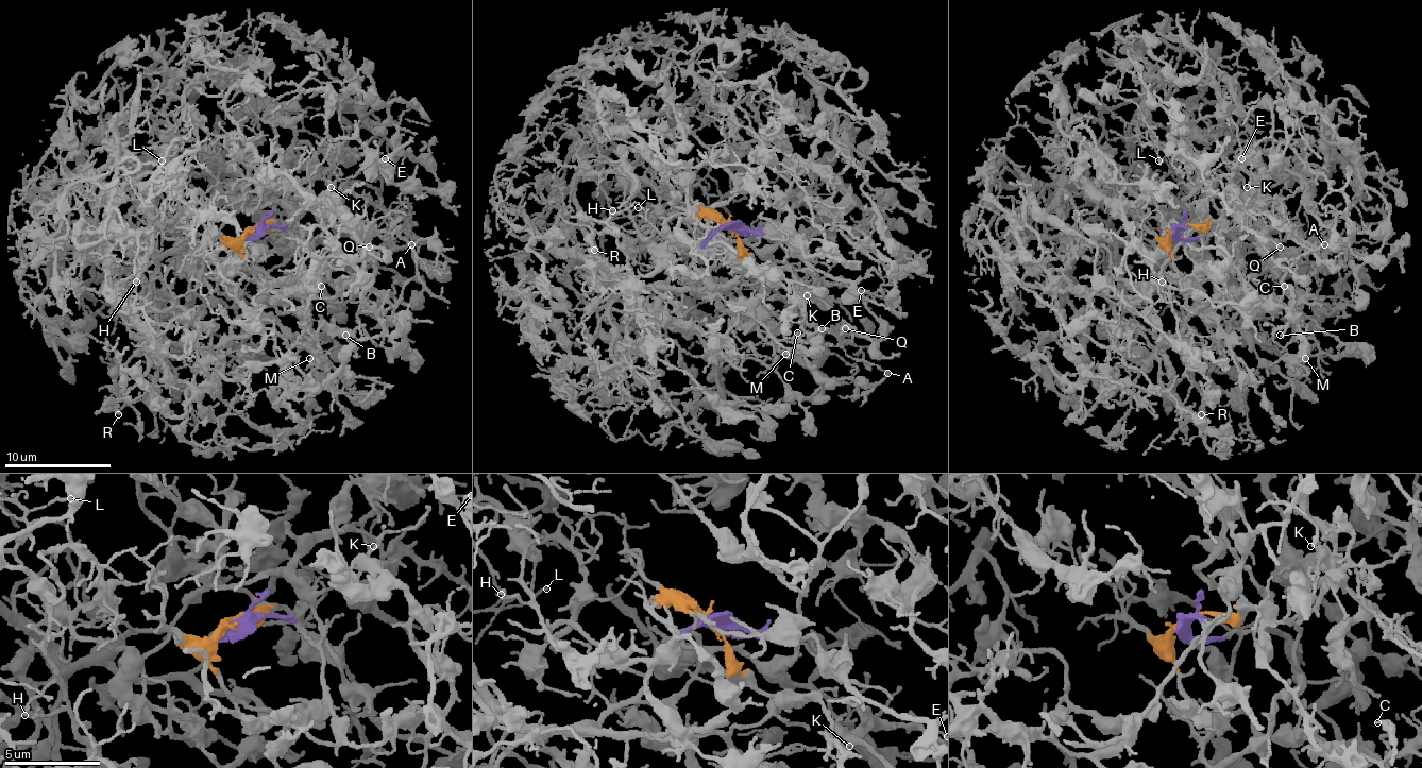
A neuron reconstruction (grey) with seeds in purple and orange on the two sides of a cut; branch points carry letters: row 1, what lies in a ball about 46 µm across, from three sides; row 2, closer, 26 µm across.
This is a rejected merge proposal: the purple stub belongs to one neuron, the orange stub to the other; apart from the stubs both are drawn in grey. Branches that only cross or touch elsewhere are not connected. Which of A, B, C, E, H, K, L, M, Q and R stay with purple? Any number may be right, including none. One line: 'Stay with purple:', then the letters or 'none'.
Stay with purple: R

